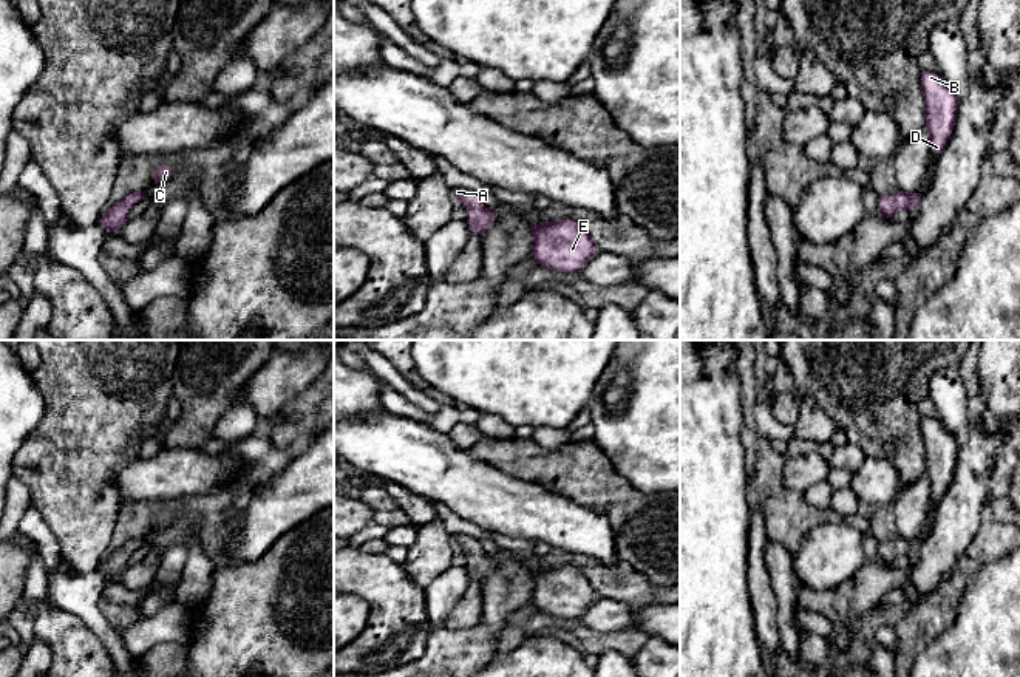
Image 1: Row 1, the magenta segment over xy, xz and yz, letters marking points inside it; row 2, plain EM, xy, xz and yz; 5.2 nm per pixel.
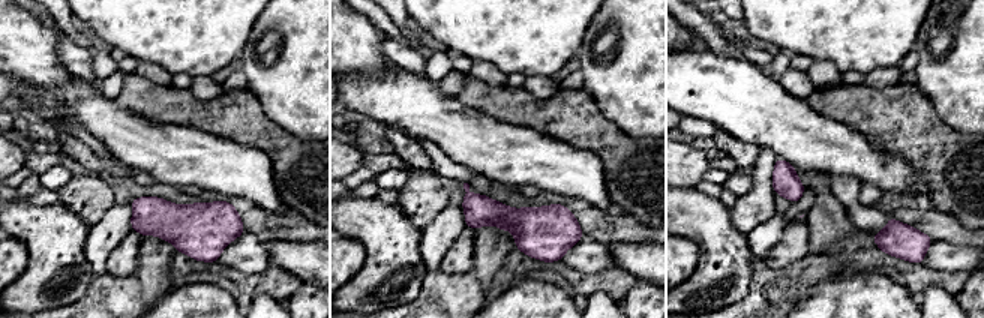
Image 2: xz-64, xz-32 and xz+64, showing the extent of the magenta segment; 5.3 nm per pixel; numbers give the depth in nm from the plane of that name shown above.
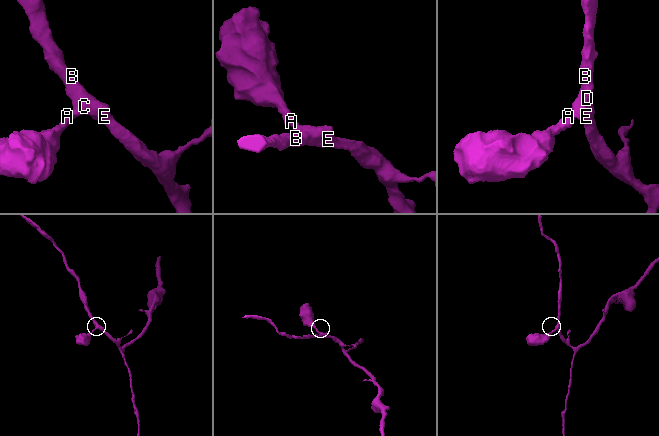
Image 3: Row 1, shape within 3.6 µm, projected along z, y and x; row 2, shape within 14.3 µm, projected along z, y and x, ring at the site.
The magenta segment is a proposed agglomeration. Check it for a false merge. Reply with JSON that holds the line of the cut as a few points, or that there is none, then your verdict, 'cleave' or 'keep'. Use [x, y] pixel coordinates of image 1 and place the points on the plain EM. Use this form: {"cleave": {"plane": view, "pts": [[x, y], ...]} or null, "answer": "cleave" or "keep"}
{"cleave": null, "answer": "keep"}

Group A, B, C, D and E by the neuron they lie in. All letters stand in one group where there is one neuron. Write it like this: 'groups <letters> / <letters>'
groups A B C D E

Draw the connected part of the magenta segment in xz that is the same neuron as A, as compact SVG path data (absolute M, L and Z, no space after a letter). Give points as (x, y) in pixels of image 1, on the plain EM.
M454 533L451 541L467 553L470 580L482 583L498 567L495 556L485 555L481 541L473 536Z

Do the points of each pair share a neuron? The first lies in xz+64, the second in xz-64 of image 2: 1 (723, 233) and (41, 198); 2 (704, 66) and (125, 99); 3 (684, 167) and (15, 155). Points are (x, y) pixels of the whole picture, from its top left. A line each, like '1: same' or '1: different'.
1: different
2: different
3: same

